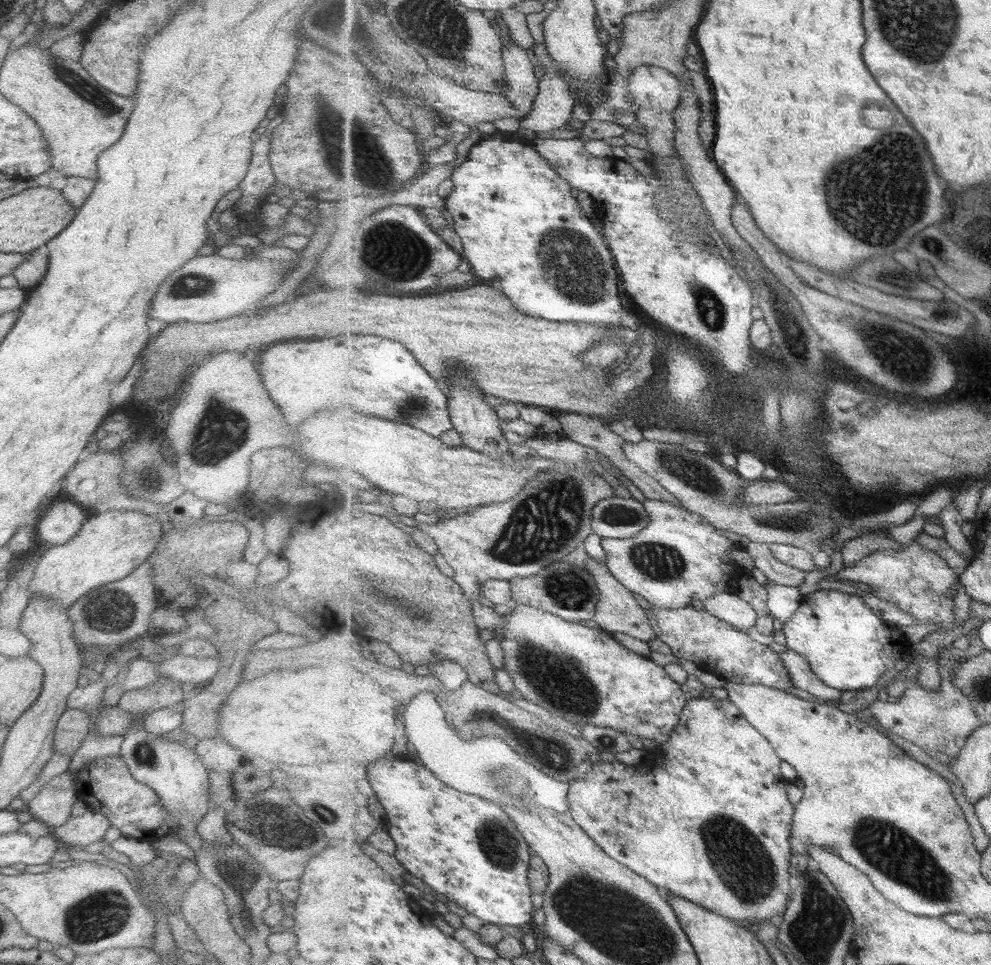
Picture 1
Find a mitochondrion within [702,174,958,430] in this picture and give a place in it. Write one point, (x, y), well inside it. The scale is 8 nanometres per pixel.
(798, 339)

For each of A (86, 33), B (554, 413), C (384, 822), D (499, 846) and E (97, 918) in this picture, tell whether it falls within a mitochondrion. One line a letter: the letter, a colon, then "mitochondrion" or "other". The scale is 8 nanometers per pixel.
A: other
B: other
C: other
D: mitochondrion
E: mitochondrion

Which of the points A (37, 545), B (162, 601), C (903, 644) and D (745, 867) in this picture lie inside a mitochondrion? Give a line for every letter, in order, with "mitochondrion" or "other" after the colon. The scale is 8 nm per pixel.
A: other
B: other
C: other
D: mitochondrion

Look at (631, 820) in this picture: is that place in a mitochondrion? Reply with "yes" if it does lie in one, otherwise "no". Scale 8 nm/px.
no

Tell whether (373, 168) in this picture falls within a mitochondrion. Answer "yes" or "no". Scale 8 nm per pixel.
yes

